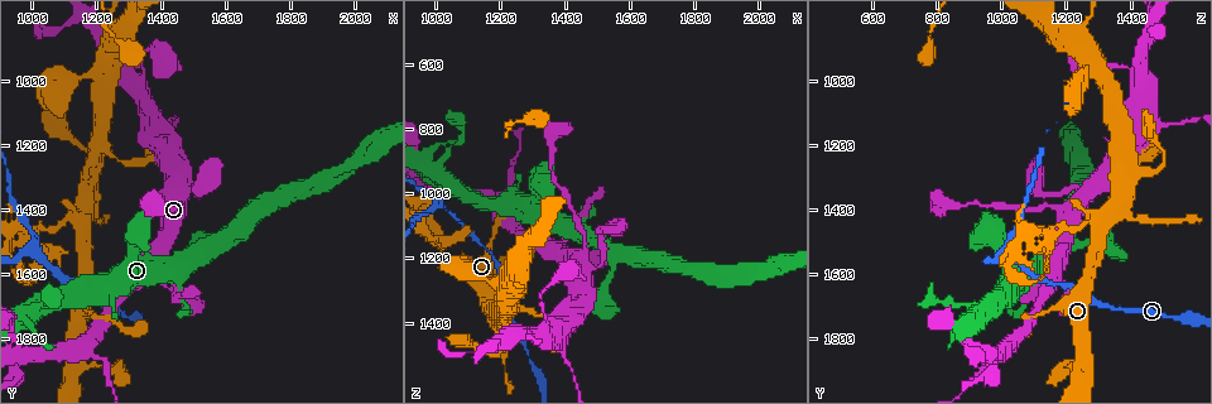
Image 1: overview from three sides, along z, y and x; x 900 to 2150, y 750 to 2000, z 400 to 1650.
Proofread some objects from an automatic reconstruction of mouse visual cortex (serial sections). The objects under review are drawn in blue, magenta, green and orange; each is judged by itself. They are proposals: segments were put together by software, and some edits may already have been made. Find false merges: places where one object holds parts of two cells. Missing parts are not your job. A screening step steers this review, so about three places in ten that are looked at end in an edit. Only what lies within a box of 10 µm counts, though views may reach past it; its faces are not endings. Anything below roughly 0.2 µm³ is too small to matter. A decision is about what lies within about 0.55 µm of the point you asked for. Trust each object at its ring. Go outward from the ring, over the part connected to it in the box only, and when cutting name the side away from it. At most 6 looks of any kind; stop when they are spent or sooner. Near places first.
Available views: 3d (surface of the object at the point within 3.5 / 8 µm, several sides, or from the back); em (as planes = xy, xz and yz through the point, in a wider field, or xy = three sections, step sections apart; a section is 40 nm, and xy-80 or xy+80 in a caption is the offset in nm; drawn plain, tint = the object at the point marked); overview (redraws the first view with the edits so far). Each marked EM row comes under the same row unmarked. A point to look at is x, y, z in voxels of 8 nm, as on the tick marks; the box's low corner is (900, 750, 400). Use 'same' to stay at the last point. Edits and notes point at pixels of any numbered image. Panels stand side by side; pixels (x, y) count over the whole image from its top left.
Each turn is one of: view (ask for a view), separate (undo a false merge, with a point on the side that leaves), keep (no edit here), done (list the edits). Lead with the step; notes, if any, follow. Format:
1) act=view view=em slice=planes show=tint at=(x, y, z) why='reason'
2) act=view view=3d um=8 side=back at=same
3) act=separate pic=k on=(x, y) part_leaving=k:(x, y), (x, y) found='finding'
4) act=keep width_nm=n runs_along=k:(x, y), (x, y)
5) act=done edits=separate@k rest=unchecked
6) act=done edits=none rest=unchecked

act=view view=3d um=3.5 at=(1030, 1550, 1040) why='three arms meet'

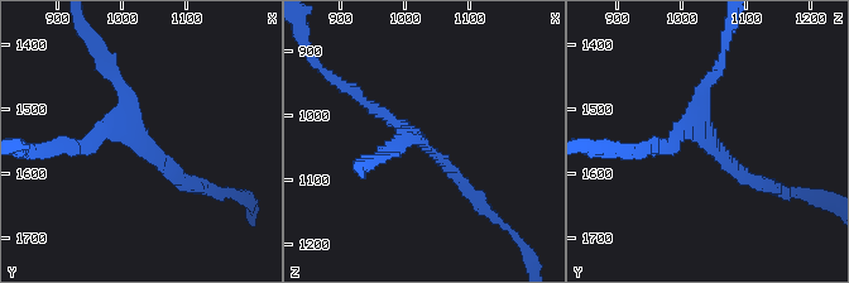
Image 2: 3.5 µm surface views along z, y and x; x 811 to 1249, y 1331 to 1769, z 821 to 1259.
act=view view=em slice=xy step=1 show=tint at=(1025, 1550, 1040)

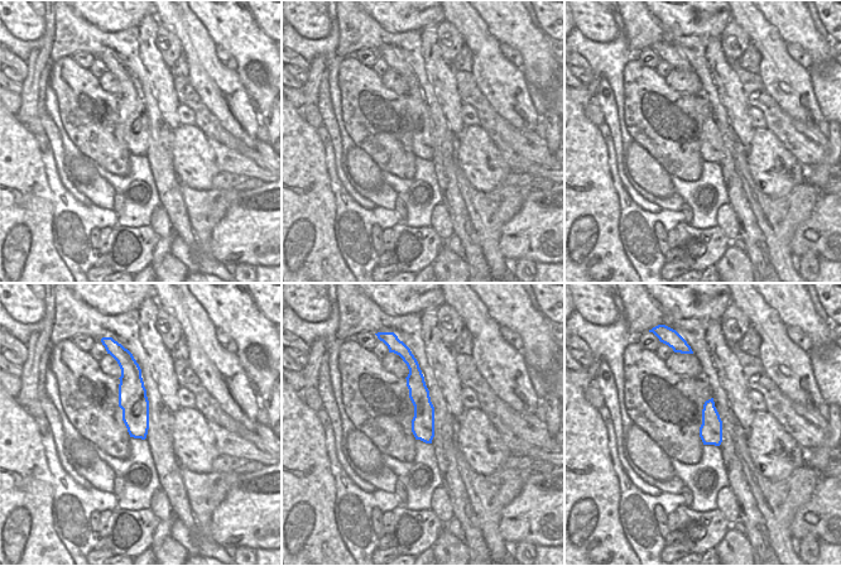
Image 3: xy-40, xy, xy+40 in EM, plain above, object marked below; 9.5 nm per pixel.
act=keep arm_widths_nm=150,200,200 runs_along=2:(191, 185), (140, 149), (105, 68) found='continuous, no second cell'

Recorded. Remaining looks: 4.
act=view view=3d um=8 at=(1150, 1470, 1290) why='branch point'

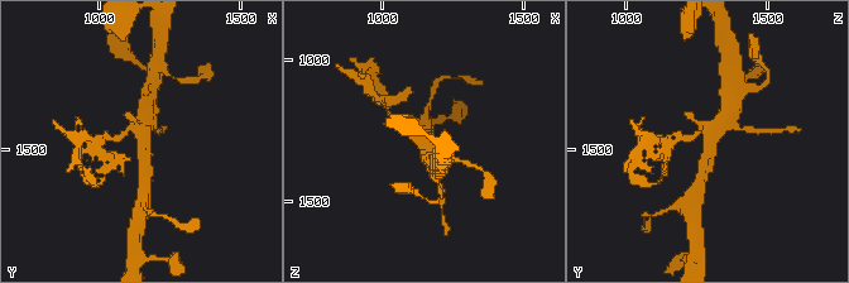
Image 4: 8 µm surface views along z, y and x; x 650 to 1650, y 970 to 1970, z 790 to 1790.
act=view view=3d um=3.5 at=same

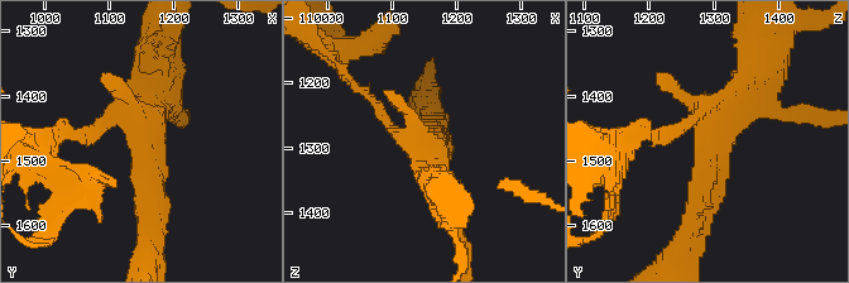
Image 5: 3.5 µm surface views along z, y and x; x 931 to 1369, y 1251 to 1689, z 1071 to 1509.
act=view view=em slice=xy step=1 show=tint at=(1155, 1470, 1300)

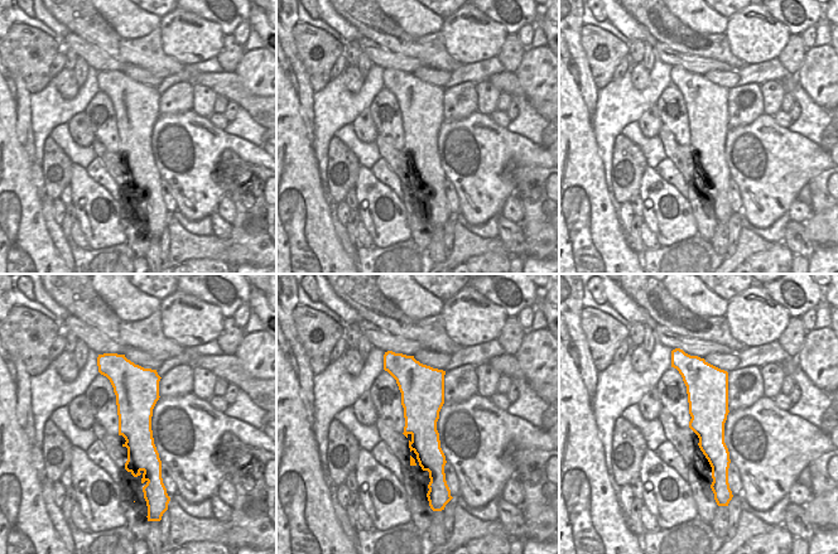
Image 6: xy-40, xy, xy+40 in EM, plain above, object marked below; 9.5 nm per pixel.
act=keep found='one cell here'

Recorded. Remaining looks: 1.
act=done edits=none rest=unchecked

